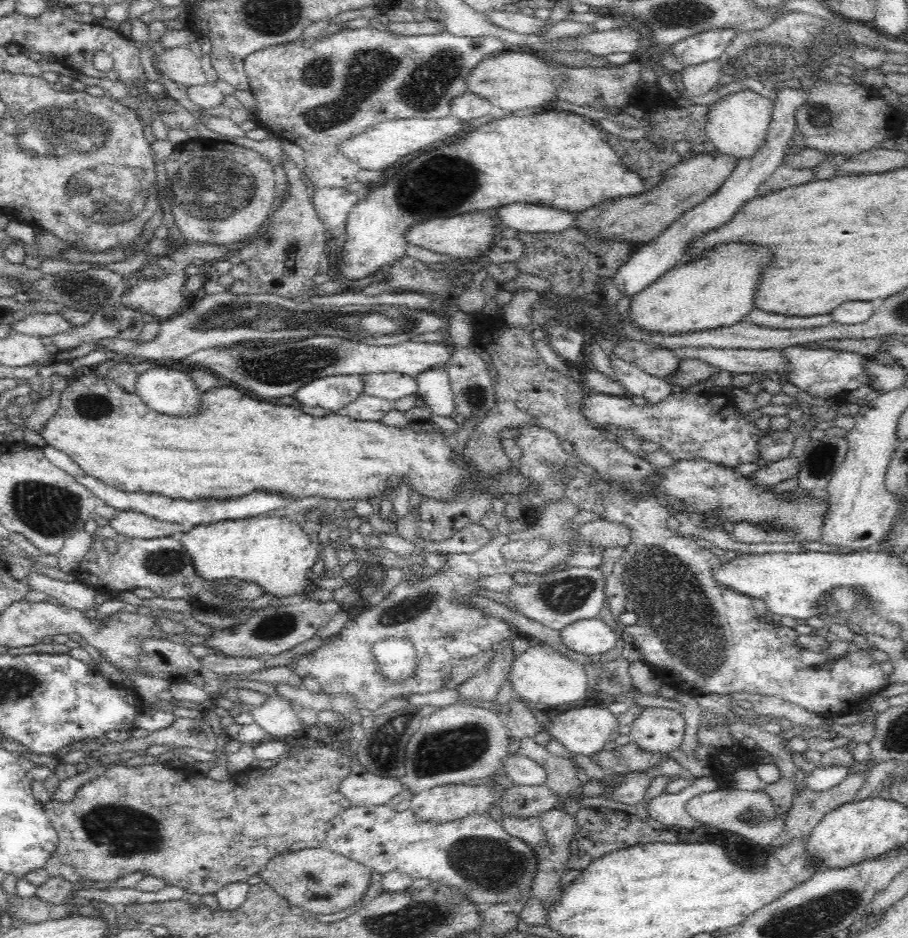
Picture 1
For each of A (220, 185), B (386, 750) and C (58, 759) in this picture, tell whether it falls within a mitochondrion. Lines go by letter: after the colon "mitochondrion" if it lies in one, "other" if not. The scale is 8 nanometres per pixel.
A: mitochondrion
B: mitochondrion
C: other

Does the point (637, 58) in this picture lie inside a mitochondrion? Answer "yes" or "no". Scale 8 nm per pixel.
no

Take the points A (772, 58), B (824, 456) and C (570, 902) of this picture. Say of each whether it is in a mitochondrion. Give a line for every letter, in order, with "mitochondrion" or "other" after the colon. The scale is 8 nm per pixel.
A: mitochondrion
B: mitochondrion
C: other

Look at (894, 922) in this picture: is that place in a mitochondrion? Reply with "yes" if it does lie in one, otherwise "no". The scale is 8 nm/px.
no

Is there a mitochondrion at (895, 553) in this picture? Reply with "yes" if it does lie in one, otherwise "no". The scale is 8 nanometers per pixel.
no

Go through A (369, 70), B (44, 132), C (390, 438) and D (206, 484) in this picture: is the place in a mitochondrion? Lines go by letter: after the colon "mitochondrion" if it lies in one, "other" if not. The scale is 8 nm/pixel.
A: mitochondrion
B: mitochondrion
C: other
D: other

